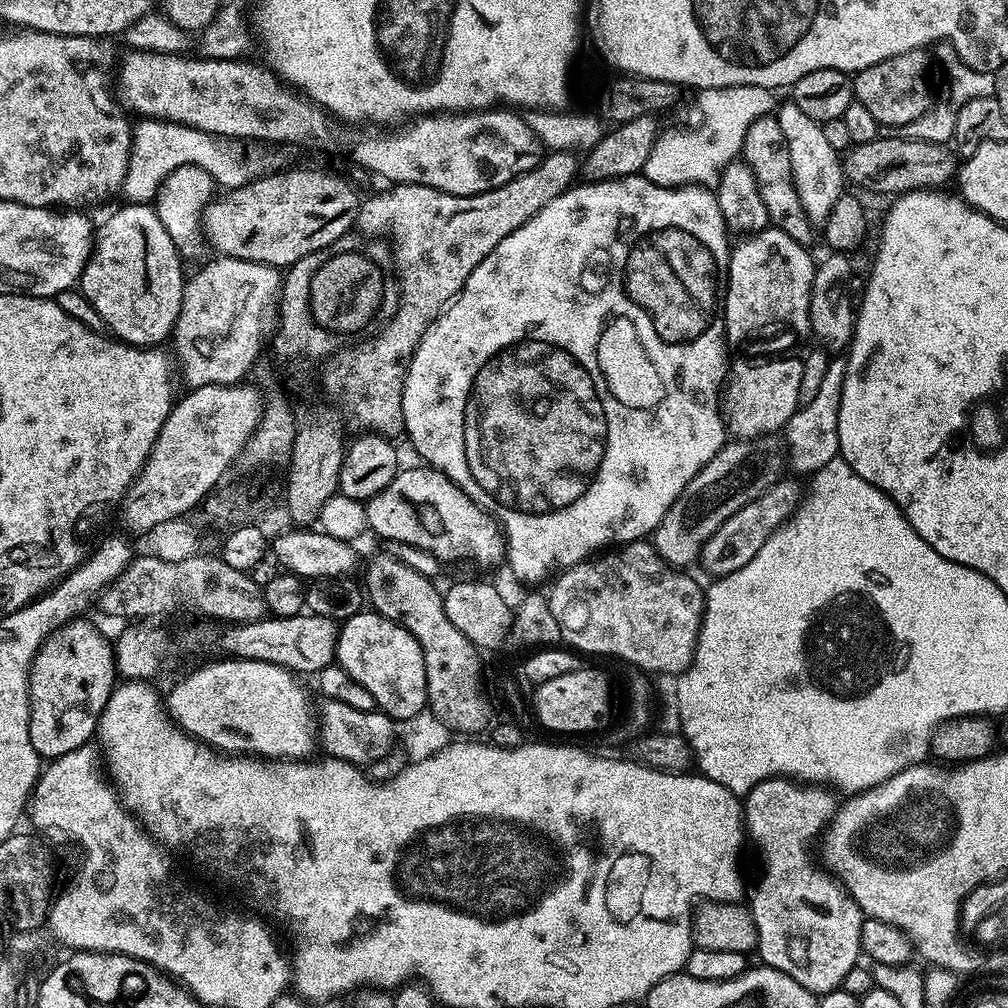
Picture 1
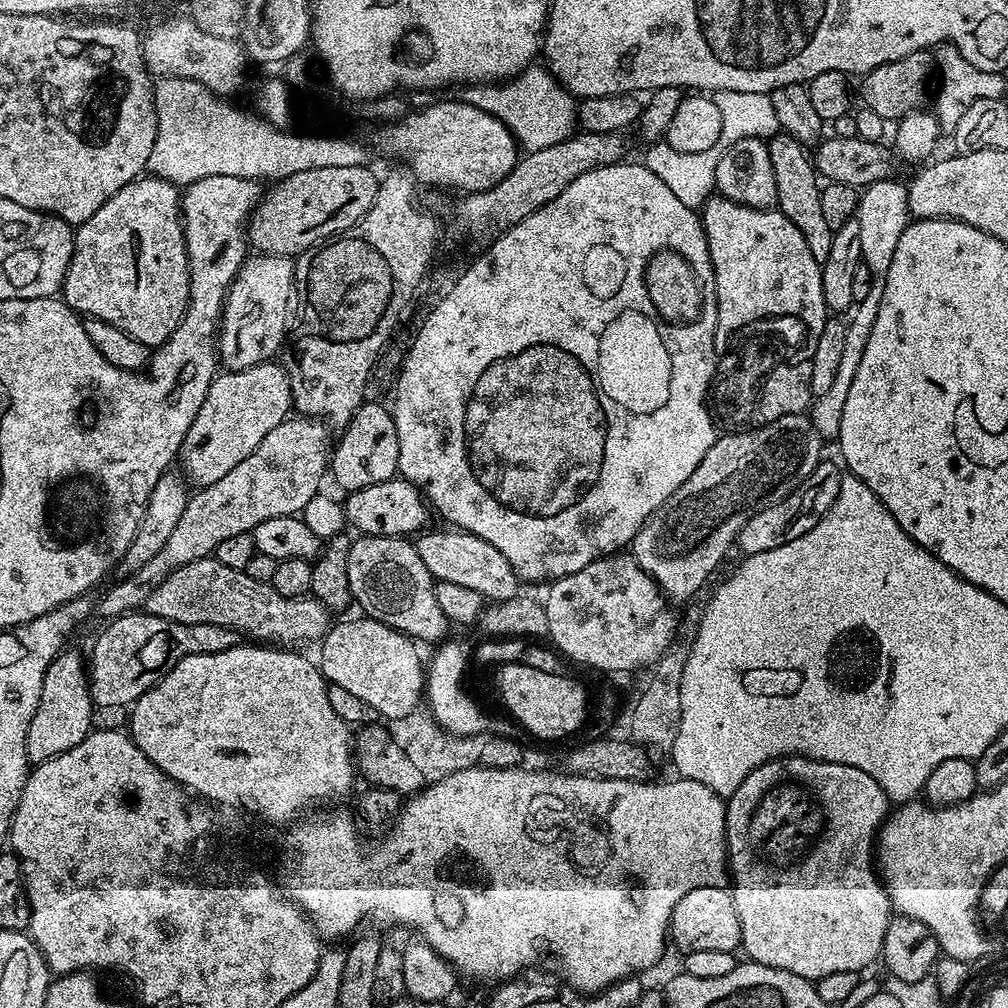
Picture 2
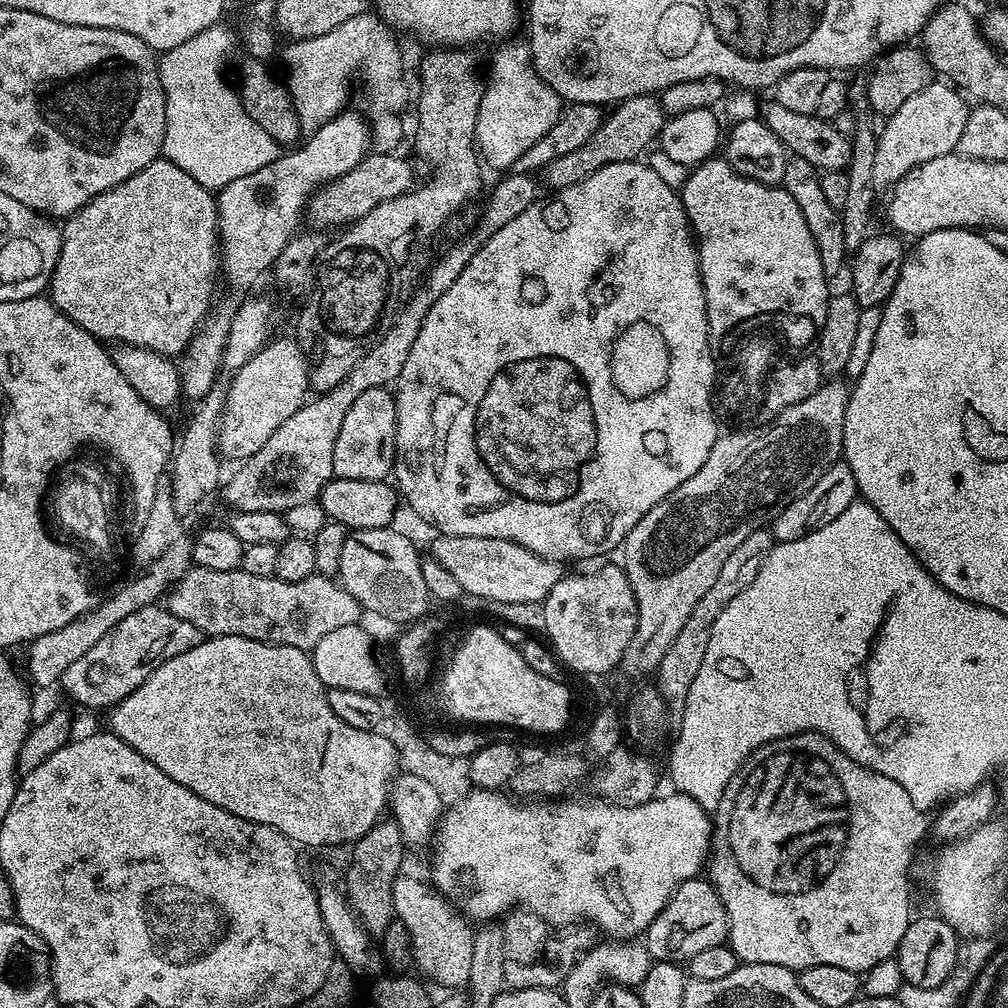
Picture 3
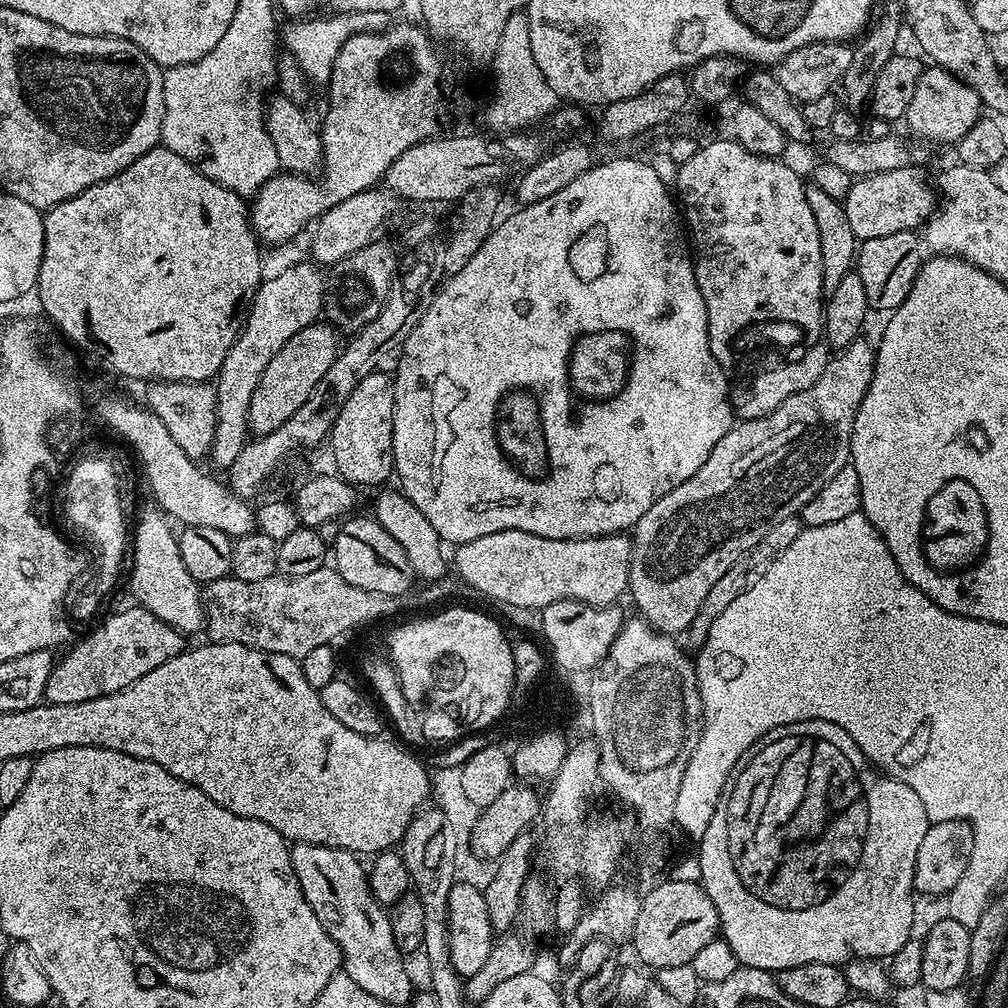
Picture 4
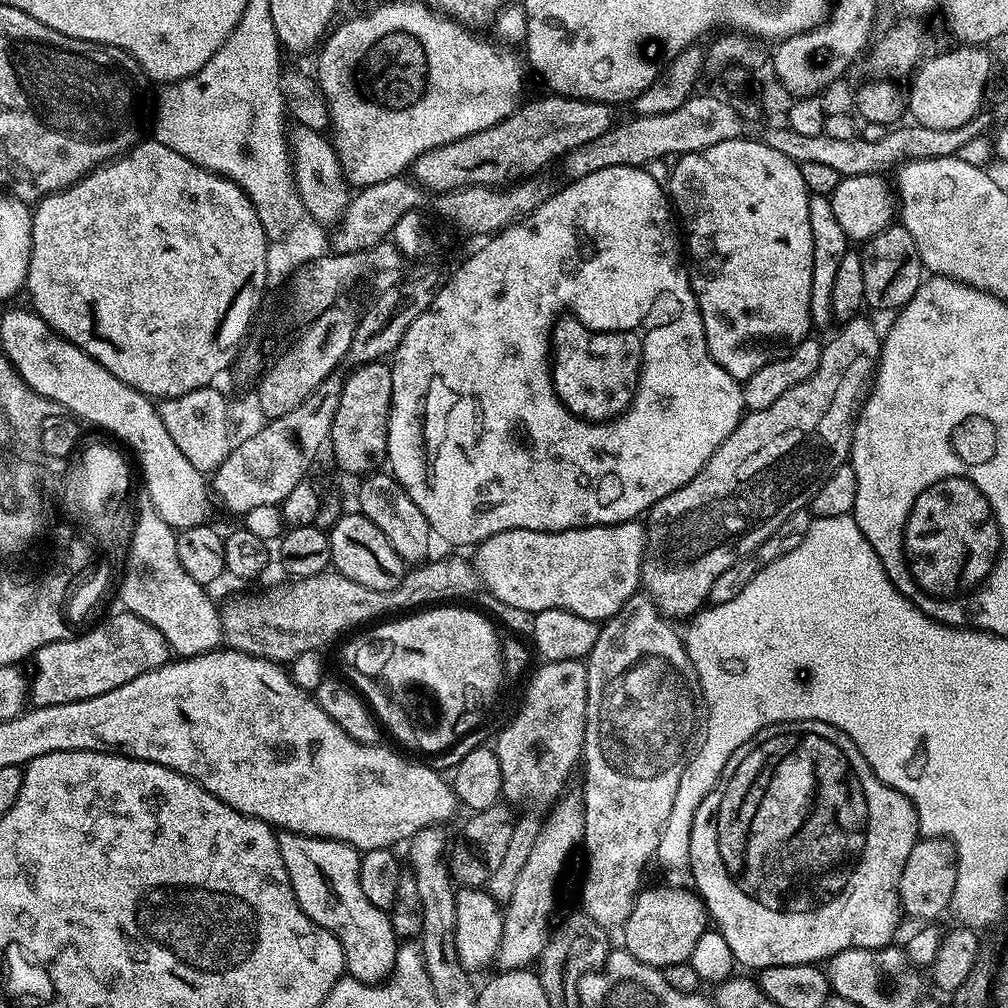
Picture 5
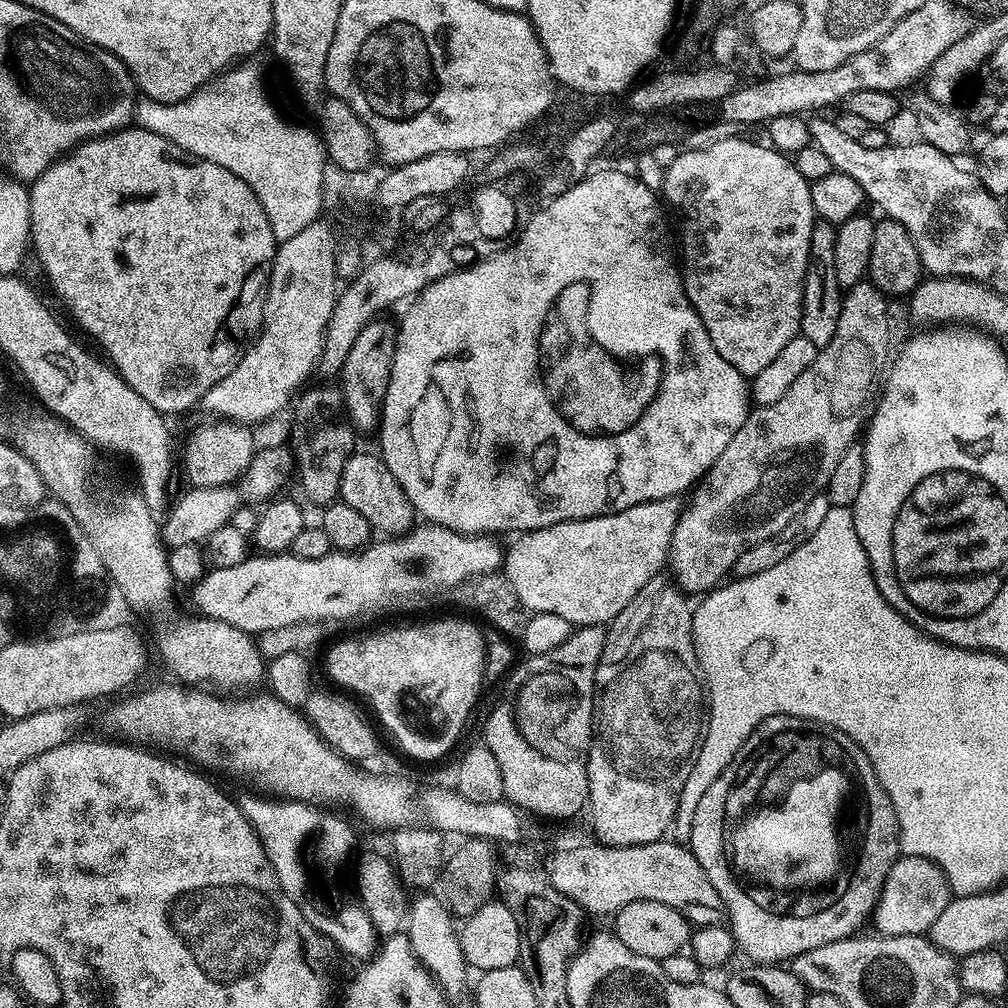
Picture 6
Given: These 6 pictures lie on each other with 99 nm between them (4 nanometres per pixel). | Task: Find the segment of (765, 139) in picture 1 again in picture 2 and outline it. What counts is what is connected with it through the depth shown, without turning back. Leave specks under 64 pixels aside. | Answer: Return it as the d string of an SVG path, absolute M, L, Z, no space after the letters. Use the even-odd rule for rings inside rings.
M777 134L767 141L770 152L770 166L774 166L774 180L778 182L778 198L776 208L798 230L802 230L802 238L806 238L806 246L810 246L810 254L823 265L830 254L833 228L826 222L822 214L821 181L813 164L813 157L806 151L805 145L787 134Z

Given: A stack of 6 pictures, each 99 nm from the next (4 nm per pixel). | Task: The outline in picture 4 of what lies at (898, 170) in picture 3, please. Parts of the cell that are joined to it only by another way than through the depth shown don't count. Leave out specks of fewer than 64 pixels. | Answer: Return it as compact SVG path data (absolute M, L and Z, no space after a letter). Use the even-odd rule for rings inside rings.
M935 66L925 67L915 87L914 95L904 114L904 124L917 139L931 142L933 145L955 145L974 126L974 122L982 115L982 105L978 94L970 86L966 86L954 74L944 68Z

